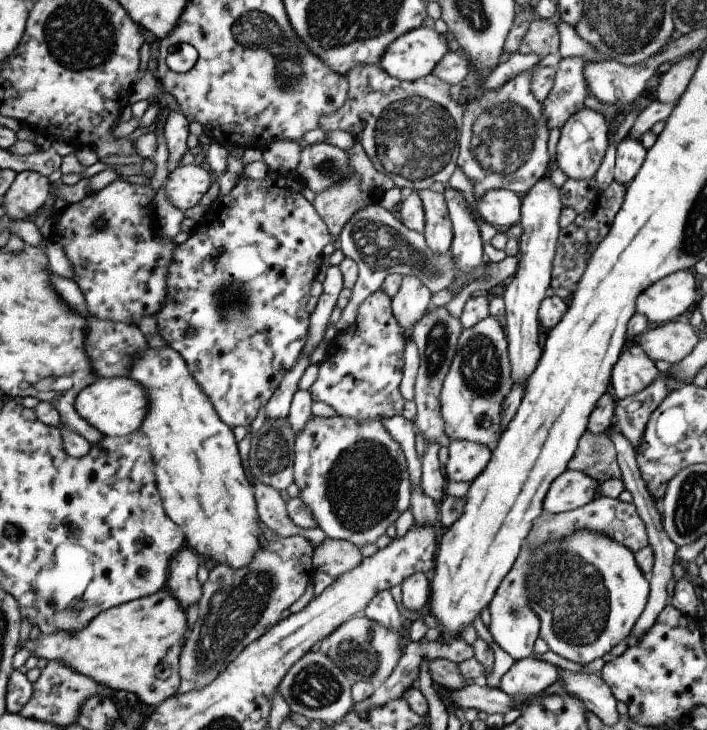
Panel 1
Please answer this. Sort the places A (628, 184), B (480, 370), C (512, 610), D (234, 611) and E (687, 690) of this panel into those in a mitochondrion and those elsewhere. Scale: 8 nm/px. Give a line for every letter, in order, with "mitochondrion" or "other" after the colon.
A: other
B: mitochondrion
C: mitochondrion
D: mitochondrion
E: other

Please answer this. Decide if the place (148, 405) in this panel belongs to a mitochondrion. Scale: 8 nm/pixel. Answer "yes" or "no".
no

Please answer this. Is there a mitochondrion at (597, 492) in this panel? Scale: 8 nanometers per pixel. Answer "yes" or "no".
no

